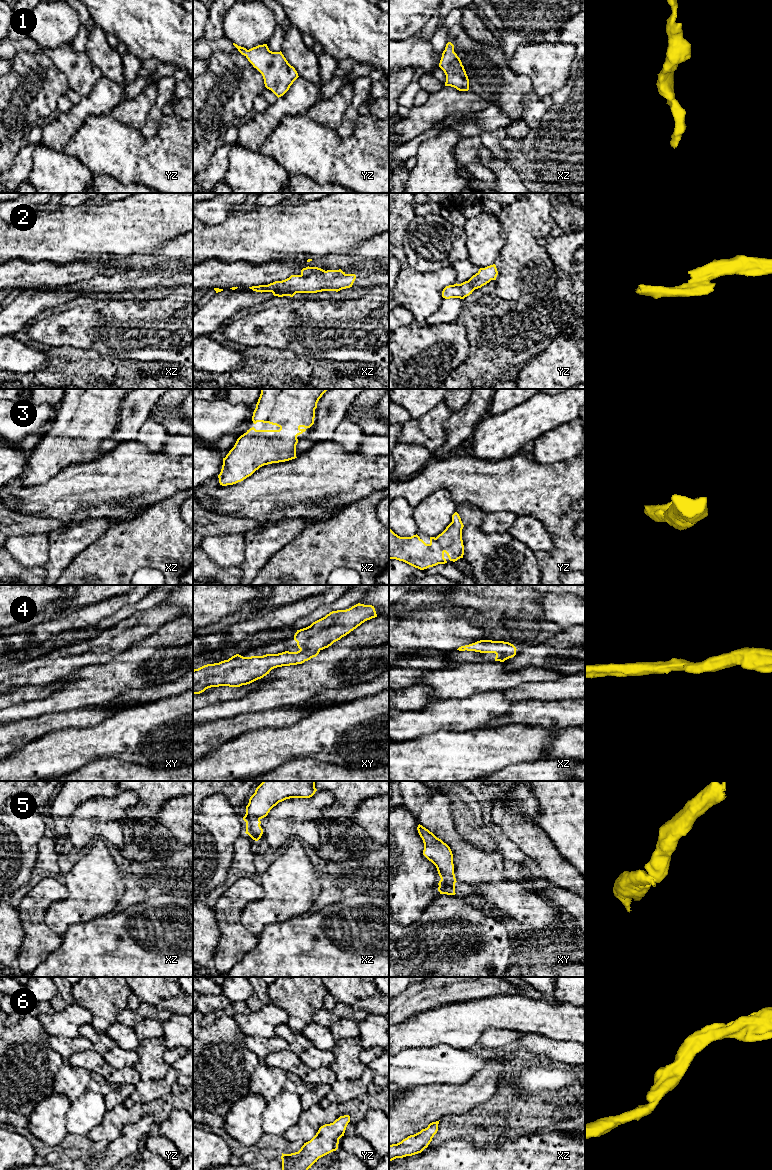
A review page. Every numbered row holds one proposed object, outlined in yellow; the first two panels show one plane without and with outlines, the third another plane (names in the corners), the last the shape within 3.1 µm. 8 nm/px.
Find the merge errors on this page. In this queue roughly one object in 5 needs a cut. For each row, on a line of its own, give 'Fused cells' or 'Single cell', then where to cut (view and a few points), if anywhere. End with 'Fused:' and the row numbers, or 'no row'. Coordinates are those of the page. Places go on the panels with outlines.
1: Single cell. No split
2: Fused cells. Split along xz (324, 270), (318, 273), (301, 275)
3: Single cell. No split
4: Single cell. No split
5: Single cell. No split
6: Single cell. No split
Fused: 2

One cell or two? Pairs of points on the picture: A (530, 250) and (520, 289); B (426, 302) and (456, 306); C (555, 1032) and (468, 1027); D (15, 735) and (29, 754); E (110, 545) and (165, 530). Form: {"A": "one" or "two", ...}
{"A": "one", "B": "two", "C": "one", "D": "two", "E": "one"}

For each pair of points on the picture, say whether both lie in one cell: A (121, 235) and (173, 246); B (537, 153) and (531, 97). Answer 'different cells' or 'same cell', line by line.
A: different cells
B: different cells

